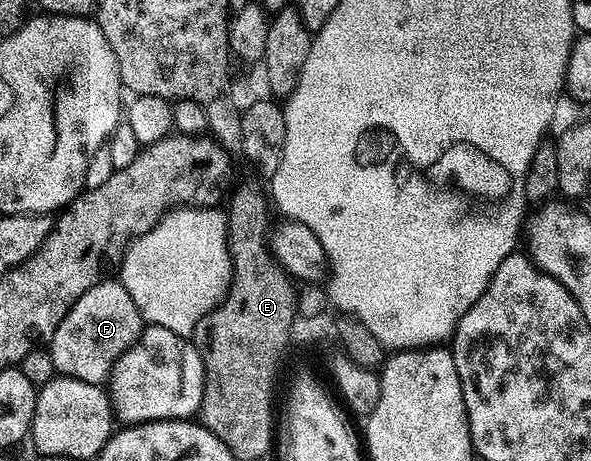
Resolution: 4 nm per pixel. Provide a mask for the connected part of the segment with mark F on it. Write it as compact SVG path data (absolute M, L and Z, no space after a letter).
M100 280L85 292L69 308L65 320L57 324L49 349L53 356L56 371L62 377L85 380L98 386L111 377L111 369L117 359L138 340L145 329L145 323L133 296L125 292L123 283L118 280Z

